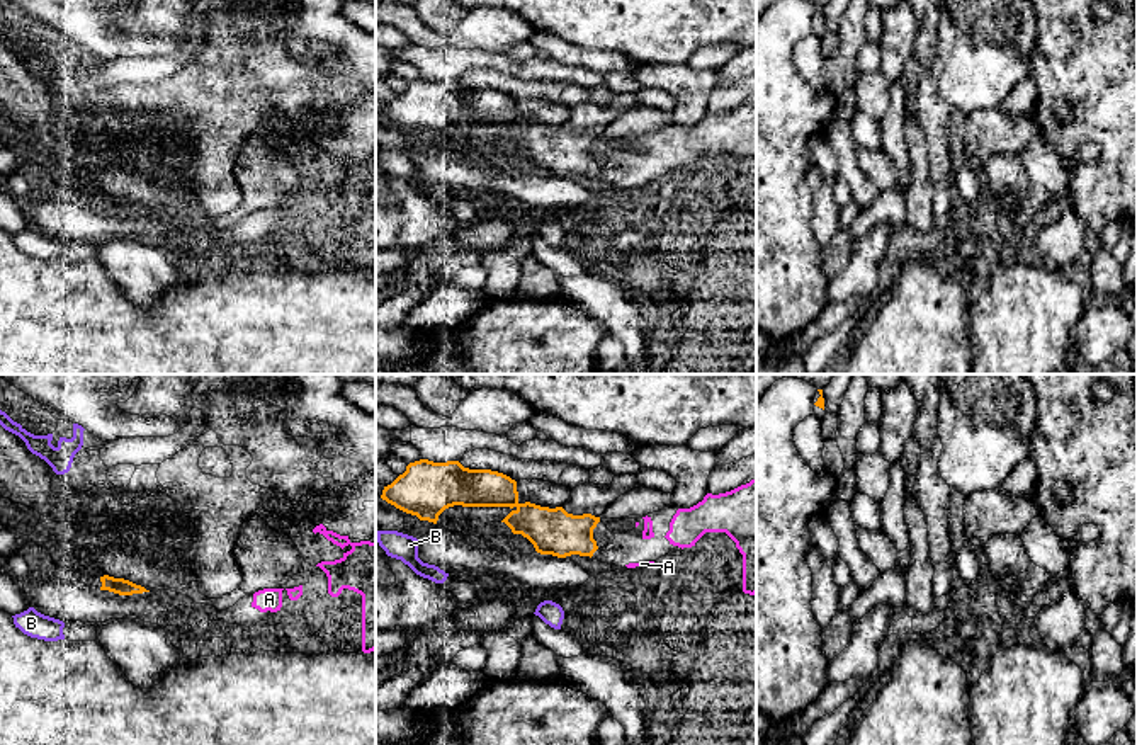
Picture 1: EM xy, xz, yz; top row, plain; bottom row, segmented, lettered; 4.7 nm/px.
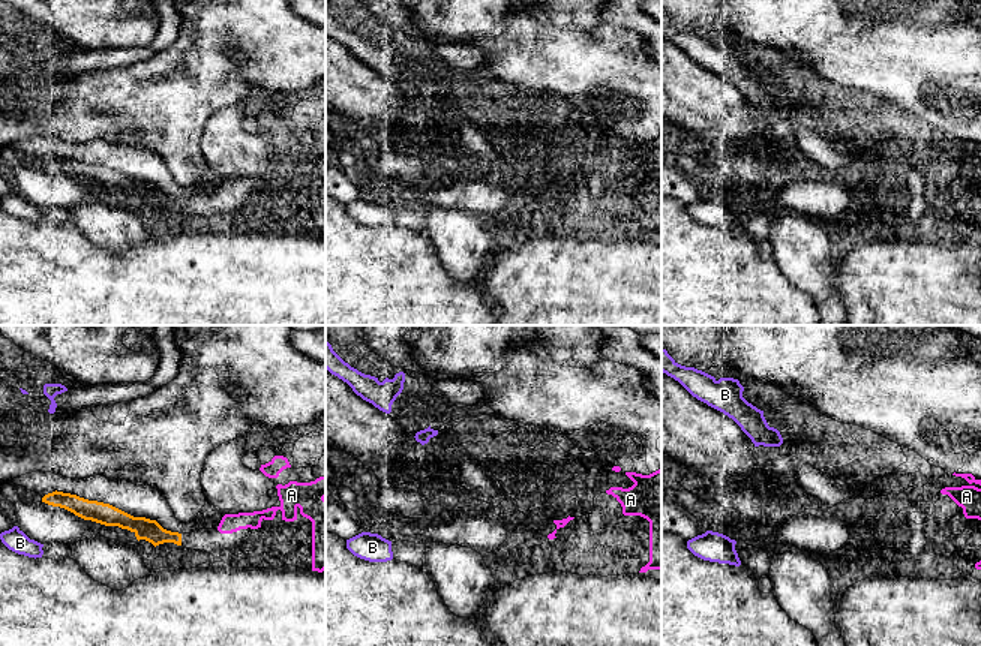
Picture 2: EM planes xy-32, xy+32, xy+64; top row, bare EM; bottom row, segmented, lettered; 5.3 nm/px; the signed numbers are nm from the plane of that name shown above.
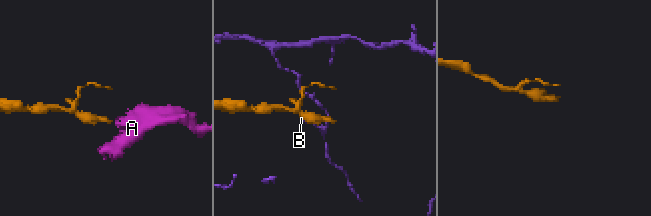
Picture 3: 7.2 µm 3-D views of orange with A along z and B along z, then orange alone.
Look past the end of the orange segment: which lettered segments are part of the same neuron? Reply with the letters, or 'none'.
A

